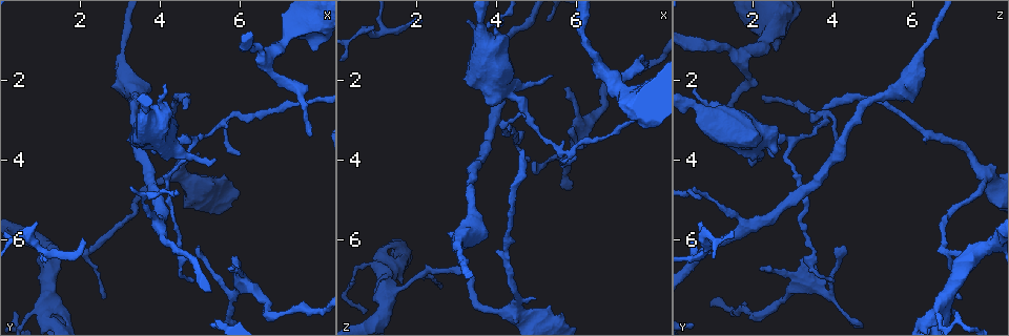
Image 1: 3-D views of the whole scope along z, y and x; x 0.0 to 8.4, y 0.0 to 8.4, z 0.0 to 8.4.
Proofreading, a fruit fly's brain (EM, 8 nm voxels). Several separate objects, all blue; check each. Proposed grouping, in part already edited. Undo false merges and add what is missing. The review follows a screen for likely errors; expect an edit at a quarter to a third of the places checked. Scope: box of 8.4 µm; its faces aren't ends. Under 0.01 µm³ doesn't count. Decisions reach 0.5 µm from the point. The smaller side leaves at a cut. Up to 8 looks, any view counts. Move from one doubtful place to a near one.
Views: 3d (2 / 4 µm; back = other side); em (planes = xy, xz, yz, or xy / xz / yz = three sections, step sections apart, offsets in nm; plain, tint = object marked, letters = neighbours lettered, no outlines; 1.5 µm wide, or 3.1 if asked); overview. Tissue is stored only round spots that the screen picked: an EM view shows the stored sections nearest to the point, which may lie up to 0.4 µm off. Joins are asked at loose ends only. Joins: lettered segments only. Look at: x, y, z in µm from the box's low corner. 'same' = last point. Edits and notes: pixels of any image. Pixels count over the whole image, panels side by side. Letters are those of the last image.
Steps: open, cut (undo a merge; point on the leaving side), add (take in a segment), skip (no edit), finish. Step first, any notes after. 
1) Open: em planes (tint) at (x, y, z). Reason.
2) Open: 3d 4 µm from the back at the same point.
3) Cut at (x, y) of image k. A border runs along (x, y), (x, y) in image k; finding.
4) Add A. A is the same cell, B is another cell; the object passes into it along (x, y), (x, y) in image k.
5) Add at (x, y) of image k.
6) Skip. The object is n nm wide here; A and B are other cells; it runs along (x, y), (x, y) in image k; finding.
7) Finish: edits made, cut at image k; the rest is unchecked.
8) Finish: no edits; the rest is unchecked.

Open: em xy step 4 (letters) at (4.90, 6.20, 4.30). Thin end.

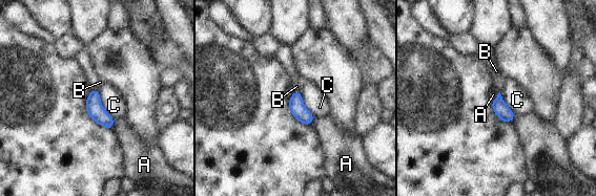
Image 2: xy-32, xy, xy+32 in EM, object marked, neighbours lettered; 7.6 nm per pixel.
Open: em planes (letters) at the same point. Cut it another way.

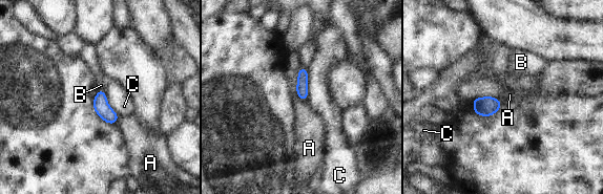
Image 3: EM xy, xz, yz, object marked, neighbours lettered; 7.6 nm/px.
Add B. The object is 90 nm wide here; B is the same cell, A and C are other cells; the object passes into it along (101, 106), (101, 90), (101, 85) in image 3; the neuron continues.

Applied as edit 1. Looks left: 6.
Open: em planes (letters) at (2.60, 7.50, 7.20). Free end.

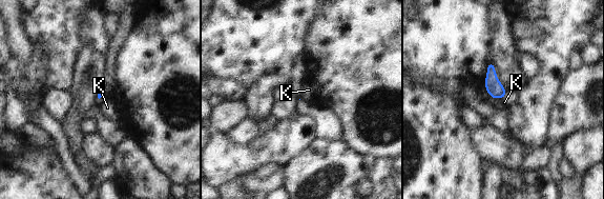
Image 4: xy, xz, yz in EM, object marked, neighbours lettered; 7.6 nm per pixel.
Skip. K is another cell; a border runs along (505, 97), (495, 99) in image 4; no lettered segment goes on from it.

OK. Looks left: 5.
Open: 3d 4 µm at (7.70, 3.45, 1.65). Thin end.

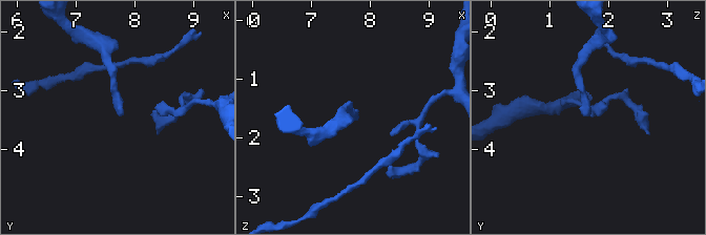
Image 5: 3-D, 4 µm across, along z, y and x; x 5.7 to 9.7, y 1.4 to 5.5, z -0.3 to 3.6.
Open: em yz step 4 (tint) at (7.70, 3.45, 1.65).

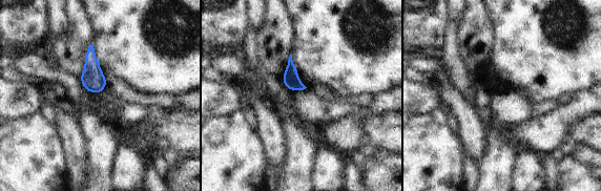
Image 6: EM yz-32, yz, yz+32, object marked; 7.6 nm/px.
Open: em planes (letters) at the same point. Cut it another way.

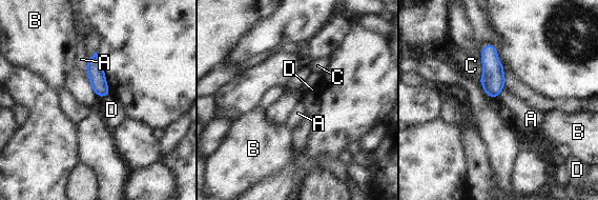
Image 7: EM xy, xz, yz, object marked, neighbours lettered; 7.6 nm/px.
Skip. A, B, C and D are other cells; a border runs along (87, 58), (86, 72) in image 7; no lettered segment goes on from it.

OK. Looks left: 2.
Finish: edits made, add at image 3; the rest is unchecked.

